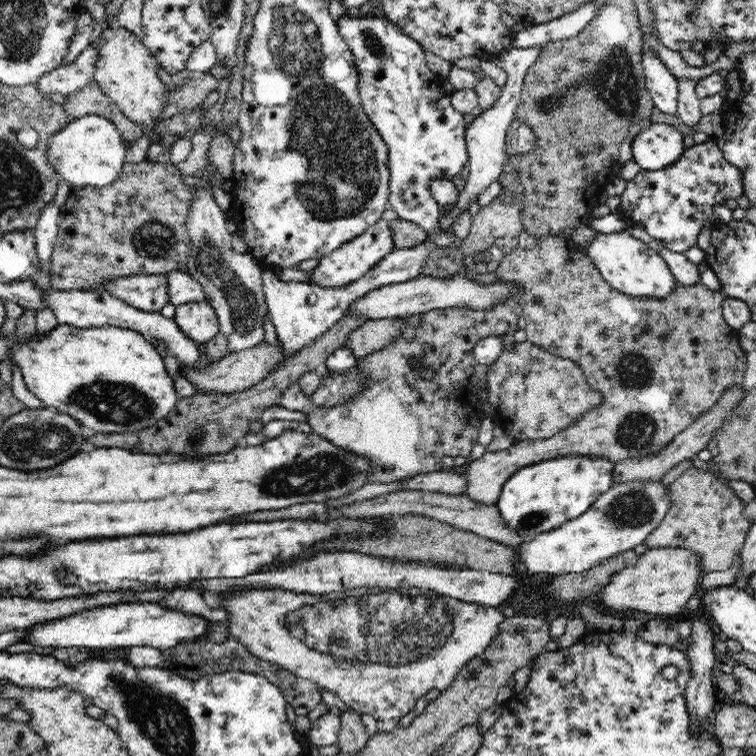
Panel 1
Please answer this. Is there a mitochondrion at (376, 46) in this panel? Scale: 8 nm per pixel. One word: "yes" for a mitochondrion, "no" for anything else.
yes

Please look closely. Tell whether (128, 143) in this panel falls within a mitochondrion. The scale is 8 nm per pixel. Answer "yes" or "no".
no

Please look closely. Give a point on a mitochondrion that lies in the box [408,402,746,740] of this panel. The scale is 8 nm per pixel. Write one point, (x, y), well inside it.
(633, 509)

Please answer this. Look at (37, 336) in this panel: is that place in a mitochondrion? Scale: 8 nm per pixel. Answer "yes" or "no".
no

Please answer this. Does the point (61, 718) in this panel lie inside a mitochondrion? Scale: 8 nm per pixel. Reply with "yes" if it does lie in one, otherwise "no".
no

